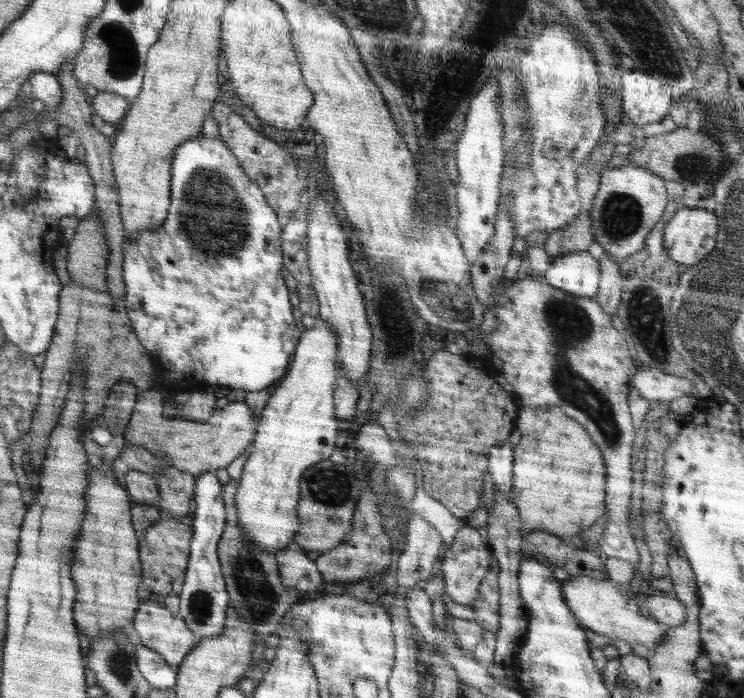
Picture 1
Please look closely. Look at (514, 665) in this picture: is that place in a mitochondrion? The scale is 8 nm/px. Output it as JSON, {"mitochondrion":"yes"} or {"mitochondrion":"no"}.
{"mitochondrion":"no"}

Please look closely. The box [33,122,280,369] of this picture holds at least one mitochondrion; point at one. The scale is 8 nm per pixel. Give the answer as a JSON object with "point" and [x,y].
{"point":[214,223]}

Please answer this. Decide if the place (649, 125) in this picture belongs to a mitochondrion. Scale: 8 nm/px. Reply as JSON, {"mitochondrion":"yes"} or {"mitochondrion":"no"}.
{"mitochondrion":"no"}

